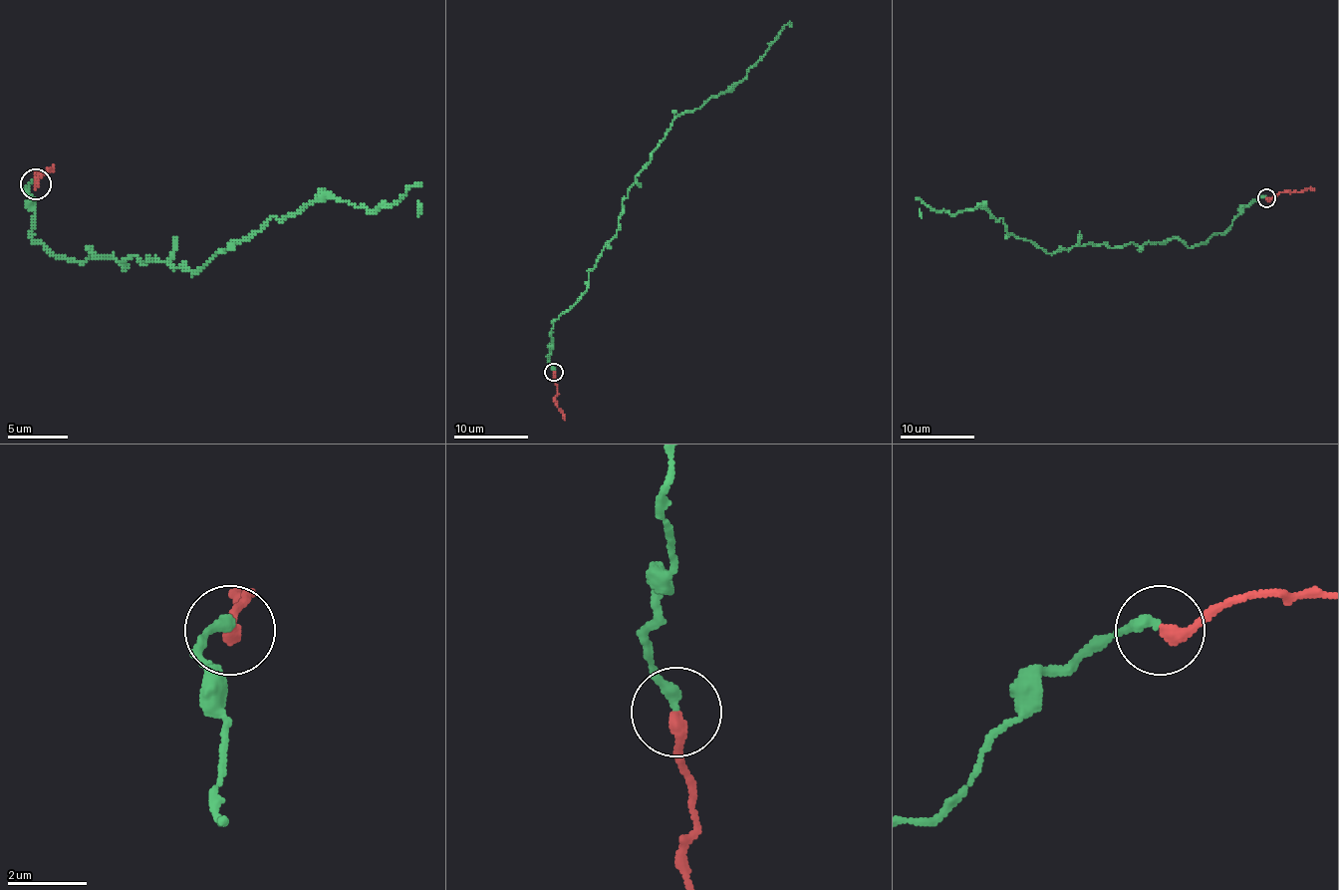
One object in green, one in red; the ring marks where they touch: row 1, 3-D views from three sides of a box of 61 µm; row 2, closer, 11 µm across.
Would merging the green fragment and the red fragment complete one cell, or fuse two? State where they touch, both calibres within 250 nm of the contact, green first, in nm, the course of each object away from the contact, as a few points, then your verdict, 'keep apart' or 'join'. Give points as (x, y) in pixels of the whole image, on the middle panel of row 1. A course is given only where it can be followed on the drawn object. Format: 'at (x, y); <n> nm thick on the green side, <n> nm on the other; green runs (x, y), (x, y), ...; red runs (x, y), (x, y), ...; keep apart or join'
at (554, 372); 280 nm thick on the green side, 320 nm on the other; green runs (553, 371), (555, 321), (587, 289), (650, 153), (677, 116), (733, 86), (790, 27); red runs (553, 371), (557, 386), (555, 405), (564, 420); join

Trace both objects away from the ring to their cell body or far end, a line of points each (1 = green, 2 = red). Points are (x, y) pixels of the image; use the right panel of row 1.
1: (1265, 197), (1190, 248), (1167, 238), (1048, 253), (980, 206), (949, 214), (922, 201), (922, 218)
2: (1265, 197), (1273, 197), (1280, 192), (1314, 190)

